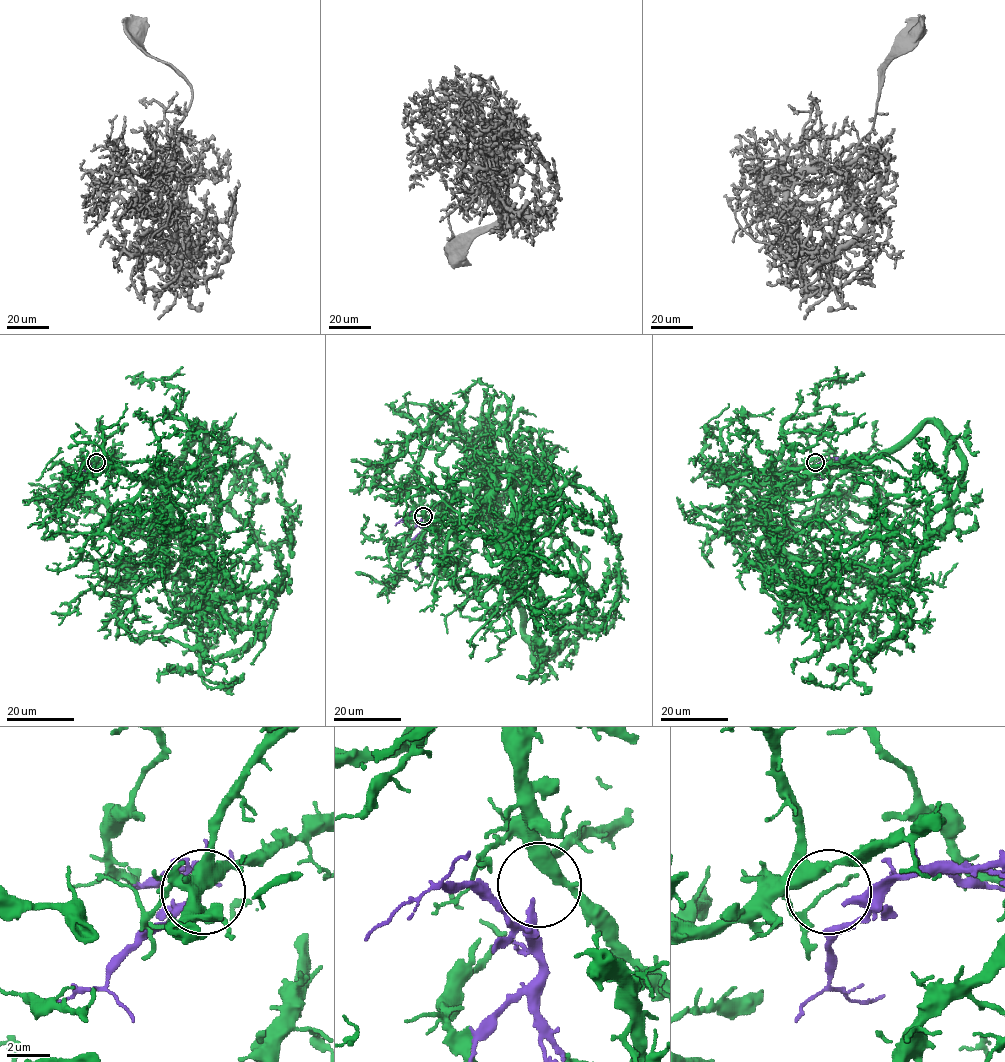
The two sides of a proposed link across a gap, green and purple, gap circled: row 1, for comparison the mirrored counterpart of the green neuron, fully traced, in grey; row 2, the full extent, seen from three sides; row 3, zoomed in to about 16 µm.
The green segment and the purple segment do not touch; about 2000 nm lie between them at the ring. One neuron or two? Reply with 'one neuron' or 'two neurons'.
two neurons

